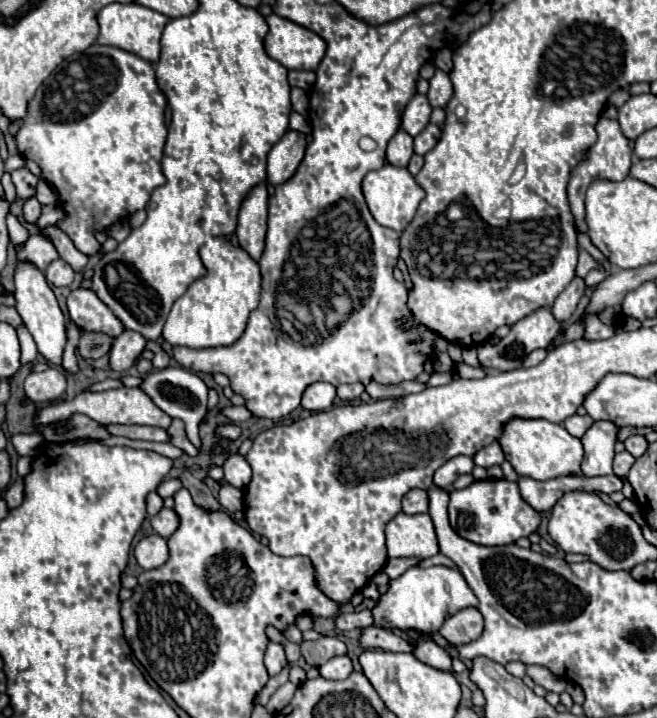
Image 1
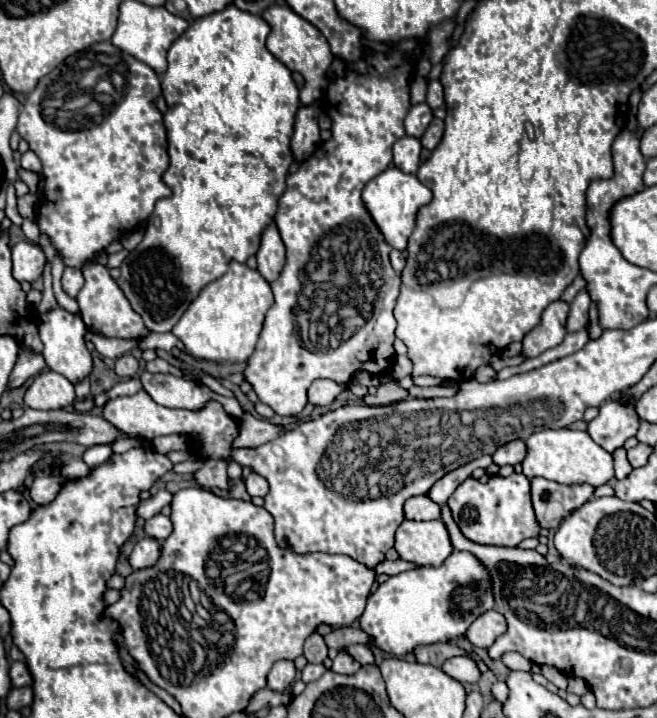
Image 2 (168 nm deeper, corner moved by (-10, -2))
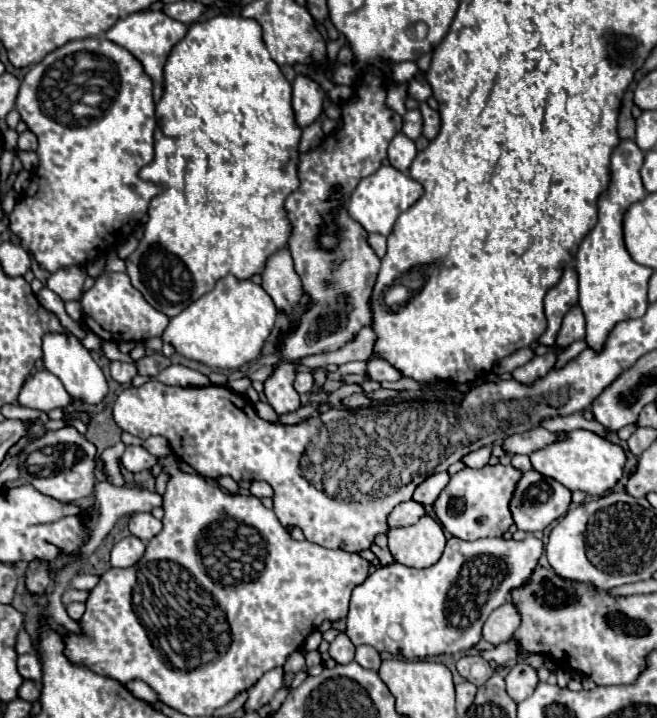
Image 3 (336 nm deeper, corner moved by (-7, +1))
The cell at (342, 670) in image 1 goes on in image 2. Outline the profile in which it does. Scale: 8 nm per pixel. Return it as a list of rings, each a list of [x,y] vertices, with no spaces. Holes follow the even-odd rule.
[[[346,650],[338,652],[338,656],[334,658],[334,664],[332,664],[332,670],[338,674],[354,674],[358,668],[360,668],[360,664]]]

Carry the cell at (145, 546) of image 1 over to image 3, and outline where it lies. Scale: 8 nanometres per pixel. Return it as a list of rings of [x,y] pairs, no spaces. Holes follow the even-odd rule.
[[[125,537],[113,547],[111,565],[113,567],[131,567],[143,557],[143,553],[145,553],[145,543],[139,537]]]

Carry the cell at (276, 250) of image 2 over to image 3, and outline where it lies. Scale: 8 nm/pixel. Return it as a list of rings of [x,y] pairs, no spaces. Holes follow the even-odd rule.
[[[287,247],[277,249],[273,255],[269,255],[265,269],[261,271],[261,279],[263,289],[271,295],[277,309],[291,311],[303,295],[301,279],[293,269],[293,259]]]

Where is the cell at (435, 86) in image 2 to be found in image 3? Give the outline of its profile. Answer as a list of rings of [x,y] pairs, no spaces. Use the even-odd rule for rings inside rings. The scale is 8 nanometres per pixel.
[[[411,79],[409,81],[409,97],[417,99],[421,103],[421,101],[427,101],[431,95],[433,95],[431,85],[425,79]]]

